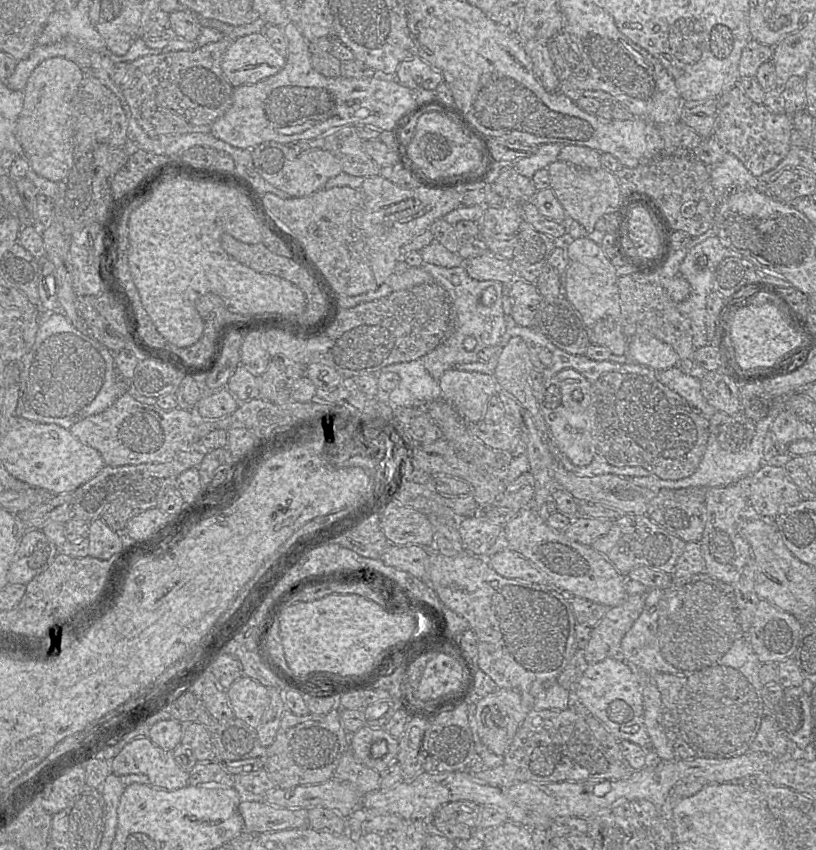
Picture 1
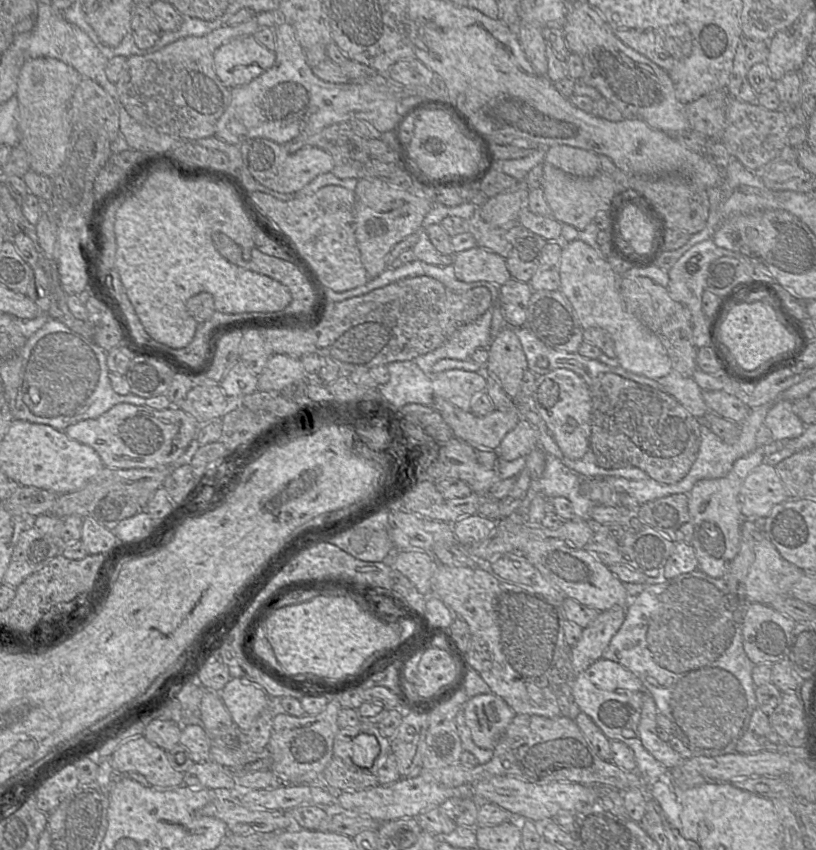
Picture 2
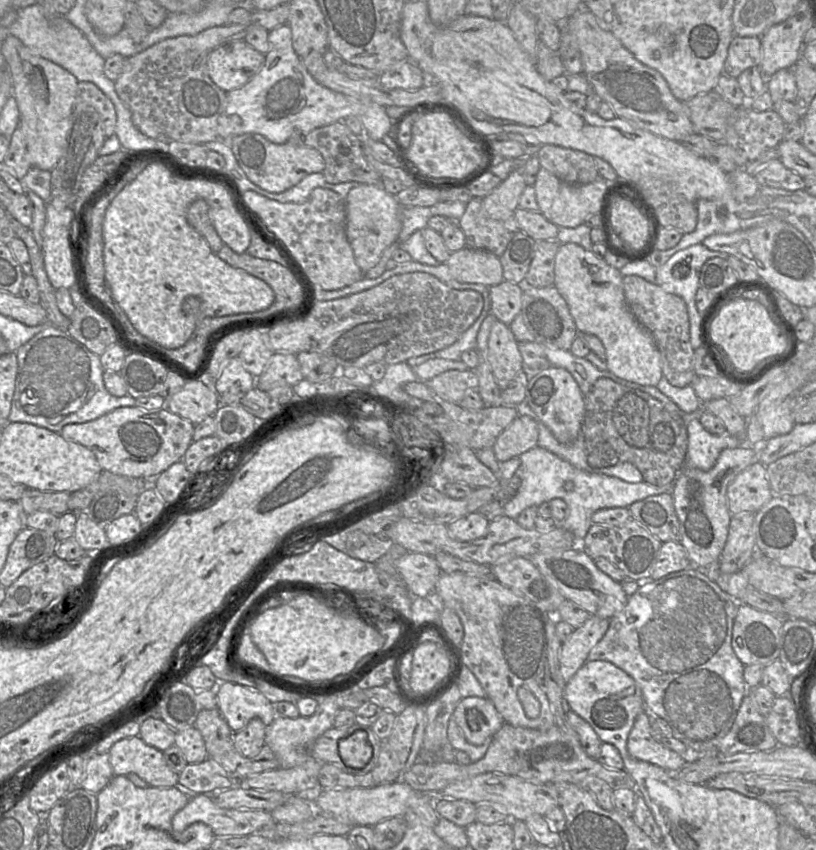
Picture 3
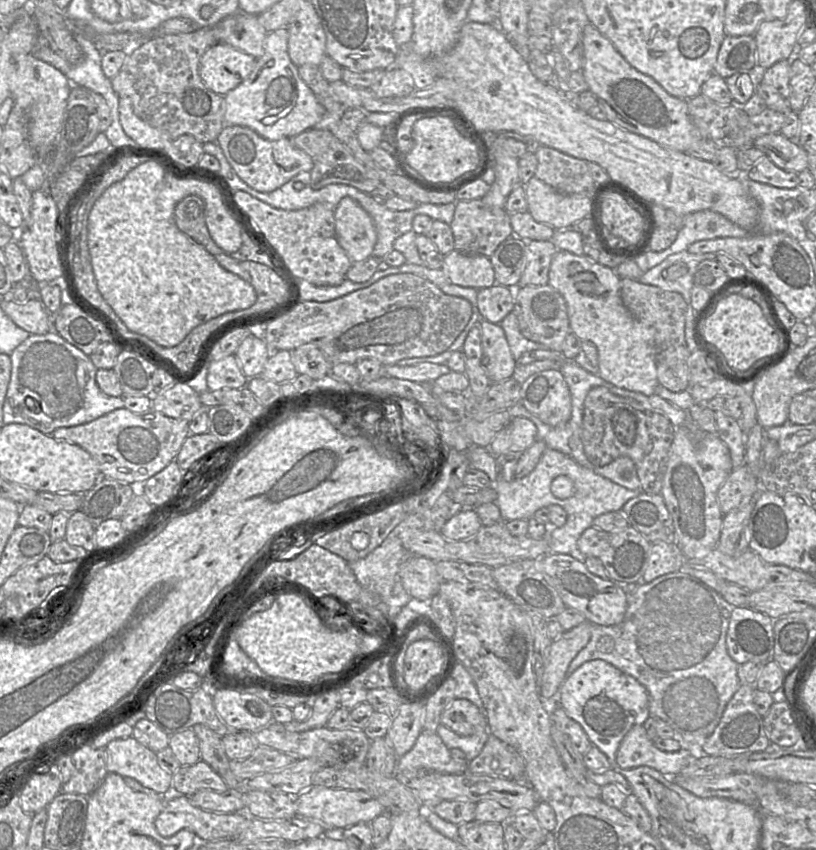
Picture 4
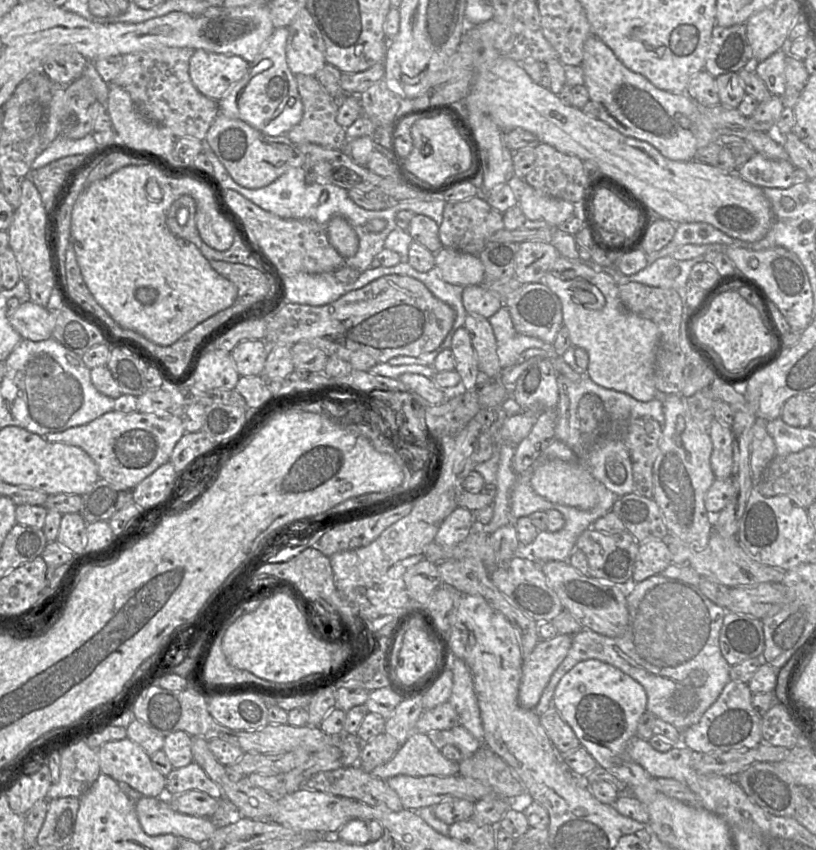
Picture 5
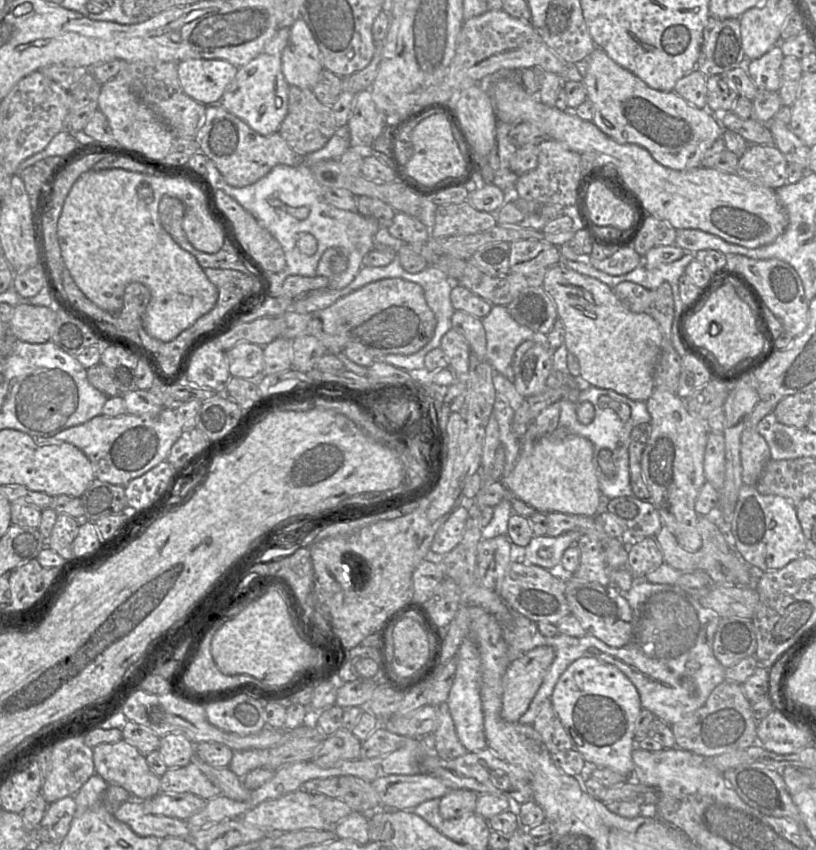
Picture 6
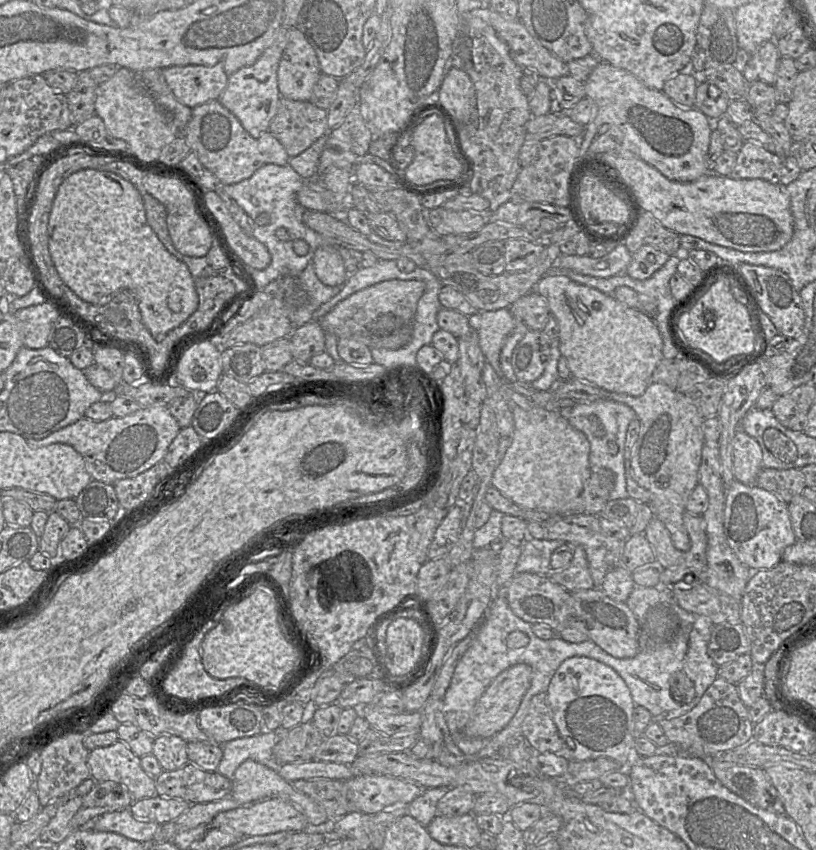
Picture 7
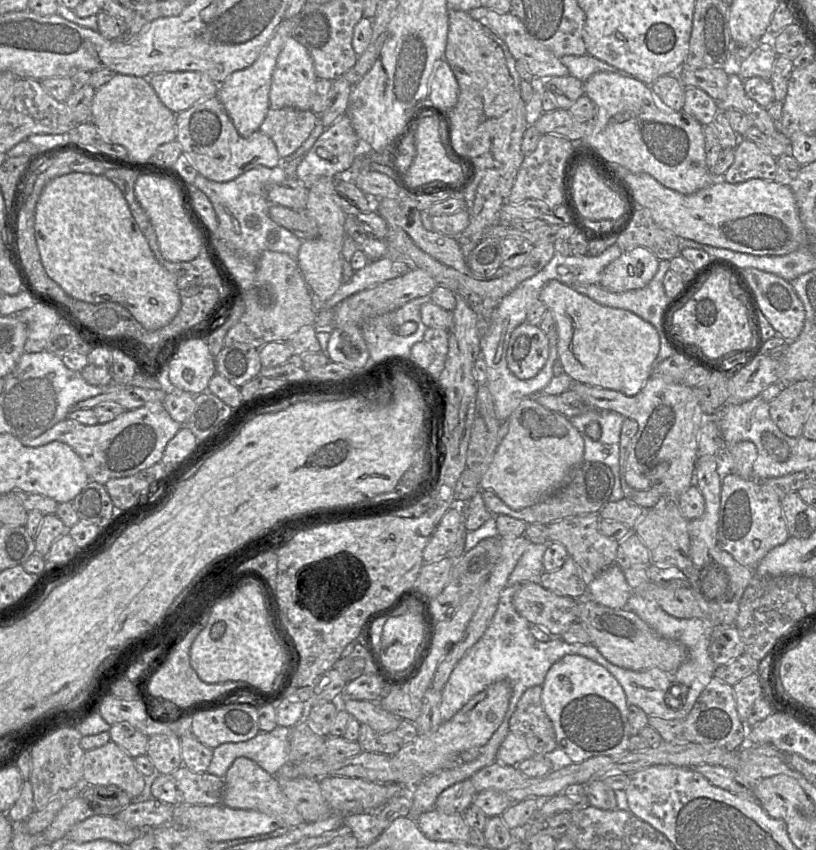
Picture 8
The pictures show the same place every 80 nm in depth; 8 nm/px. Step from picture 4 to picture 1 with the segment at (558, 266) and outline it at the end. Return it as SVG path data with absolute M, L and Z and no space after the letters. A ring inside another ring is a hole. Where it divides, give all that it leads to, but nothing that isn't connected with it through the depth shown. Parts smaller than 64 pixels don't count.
M566 234L561 239L567 244L565 297L580 313L584 325L590 328L606 317L619 315L619 276L601 244L587 237L573 239ZM635 333L631 336L627 357L630 363L649 366L658 372L676 367L680 361L672 346L649 333Z

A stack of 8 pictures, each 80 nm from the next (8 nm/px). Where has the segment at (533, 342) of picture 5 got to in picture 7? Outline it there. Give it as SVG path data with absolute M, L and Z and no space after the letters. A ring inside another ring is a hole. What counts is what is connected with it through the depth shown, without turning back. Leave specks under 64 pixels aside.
M508 308L477 312L469 317L486 361L498 374L501 374L501 349L517 325L516 319Z

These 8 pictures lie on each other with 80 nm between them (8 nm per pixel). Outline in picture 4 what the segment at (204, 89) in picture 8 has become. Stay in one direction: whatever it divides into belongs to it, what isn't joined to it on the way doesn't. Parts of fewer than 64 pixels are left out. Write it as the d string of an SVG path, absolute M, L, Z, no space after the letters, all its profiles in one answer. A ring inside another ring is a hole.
M217 43L199 62L199 75L213 92L225 96L252 73L257 59L231 45Z

